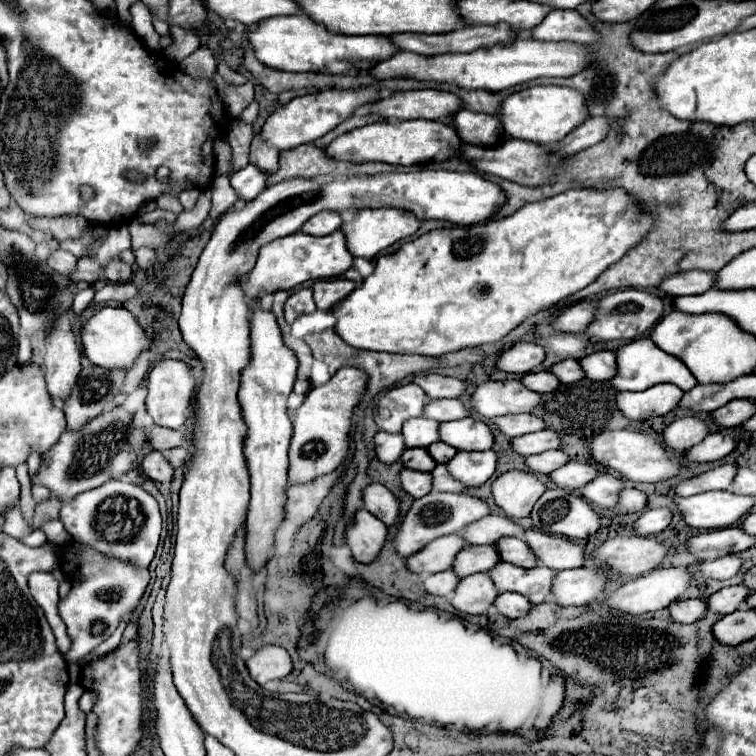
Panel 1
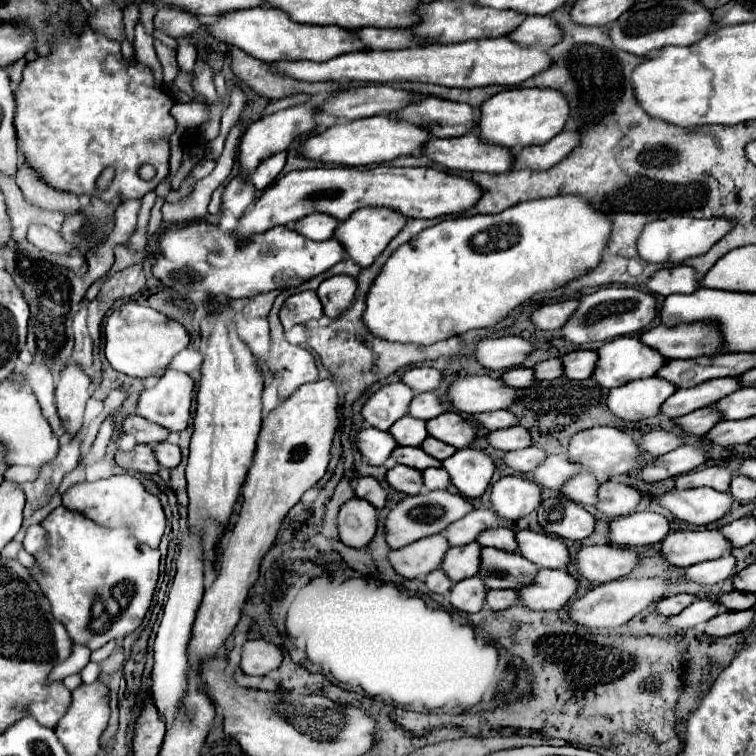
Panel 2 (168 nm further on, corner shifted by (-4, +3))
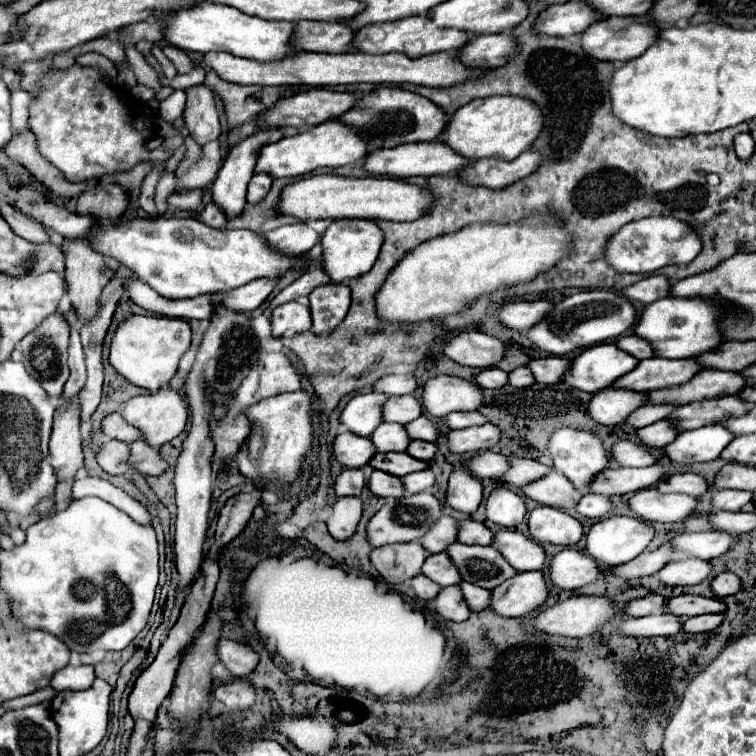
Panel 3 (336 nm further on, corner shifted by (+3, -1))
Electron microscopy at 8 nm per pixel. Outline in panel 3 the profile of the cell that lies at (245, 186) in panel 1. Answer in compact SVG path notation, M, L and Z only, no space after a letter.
M213 202L205 206L205 210L199 214L199 218L201 218L203 224L207 224L207 226L211 226L211 228L223 228L225 222L227 222L225 212L223 212L219 206L215 206Z

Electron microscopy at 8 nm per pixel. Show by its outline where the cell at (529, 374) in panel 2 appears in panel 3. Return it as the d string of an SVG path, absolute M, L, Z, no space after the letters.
M485 368L475 376L475 382L481 388L503 388L507 384L507 372L499 368Z

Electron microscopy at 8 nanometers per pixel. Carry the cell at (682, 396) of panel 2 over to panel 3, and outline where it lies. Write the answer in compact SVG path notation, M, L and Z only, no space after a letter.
M655 404L655 406L643 406L635 412L631 412L627 416L627 424L633 426L633 428L643 428L643 426L649 426L653 422L659 422L663 418L667 418L677 406L671 406L671 404Z

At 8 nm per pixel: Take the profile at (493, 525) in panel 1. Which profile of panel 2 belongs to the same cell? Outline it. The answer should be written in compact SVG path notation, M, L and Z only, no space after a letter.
M474 510L464 518L460 518L458 522L450 524L444 530L444 536L448 538L450 546L466 546L474 542L482 530L496 526L498 526L498 516L492 510Z

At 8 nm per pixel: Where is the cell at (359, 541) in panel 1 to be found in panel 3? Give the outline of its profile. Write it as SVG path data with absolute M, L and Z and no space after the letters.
M339 498L333 504L333 512L327 520L329 534L337 540L347 540L355 534L355 528L361 520L361 498Z

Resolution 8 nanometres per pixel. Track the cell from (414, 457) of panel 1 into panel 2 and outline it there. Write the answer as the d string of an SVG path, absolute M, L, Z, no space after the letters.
M398 446L392 456L398 460L398 464L416 468L416 470L426 470L426 468L440 468L442 462L436 458L430 458L426 452L420 450L420 446Z

